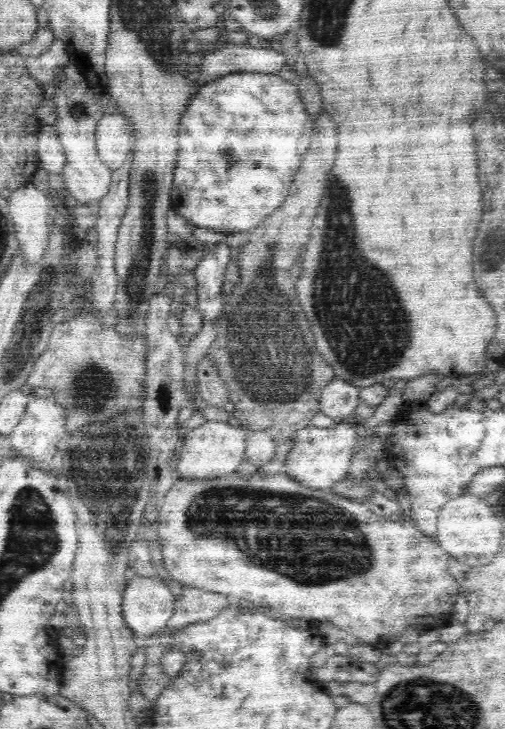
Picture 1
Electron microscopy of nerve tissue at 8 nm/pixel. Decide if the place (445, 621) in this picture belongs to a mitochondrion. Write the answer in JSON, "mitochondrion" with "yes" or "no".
{"mitochondrion":"no"}

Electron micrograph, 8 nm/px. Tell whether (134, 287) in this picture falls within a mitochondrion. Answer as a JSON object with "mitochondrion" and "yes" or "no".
{"mitochondrion":"yes"}

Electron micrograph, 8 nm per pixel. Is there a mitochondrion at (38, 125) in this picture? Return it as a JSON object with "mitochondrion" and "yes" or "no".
{"mitochondrion":"no"}

